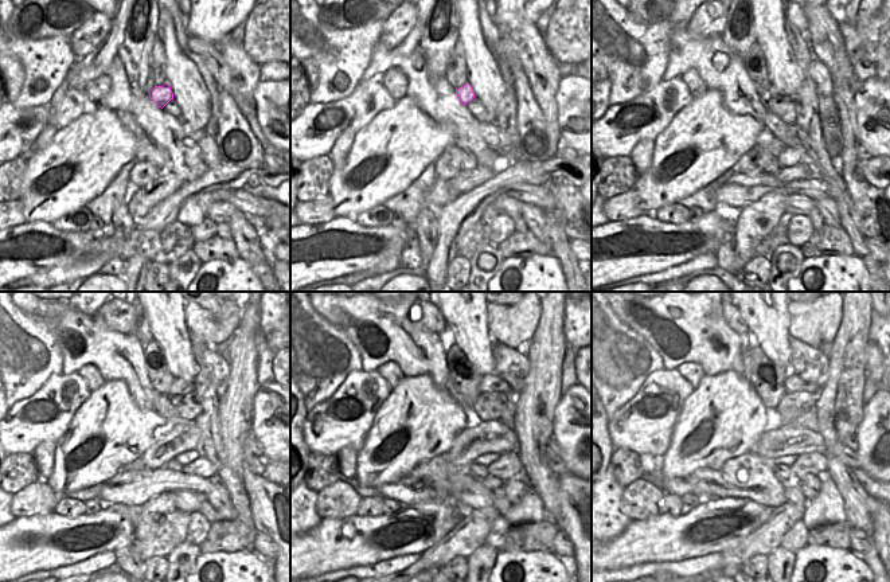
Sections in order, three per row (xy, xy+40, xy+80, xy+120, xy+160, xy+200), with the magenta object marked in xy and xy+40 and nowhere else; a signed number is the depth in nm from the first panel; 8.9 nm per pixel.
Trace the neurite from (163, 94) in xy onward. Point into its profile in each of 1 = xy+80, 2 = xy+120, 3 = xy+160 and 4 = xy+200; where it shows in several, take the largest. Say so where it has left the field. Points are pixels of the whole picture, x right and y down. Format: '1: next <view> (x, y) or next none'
1: next xy+80 (766, 94)
2: next xy+120 (179, 387)
3: next xy+160 (490, 383)
4: next xy+200 (792, 383)

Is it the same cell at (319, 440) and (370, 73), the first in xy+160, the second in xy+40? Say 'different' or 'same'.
different

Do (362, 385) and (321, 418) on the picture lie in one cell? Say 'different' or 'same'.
same

